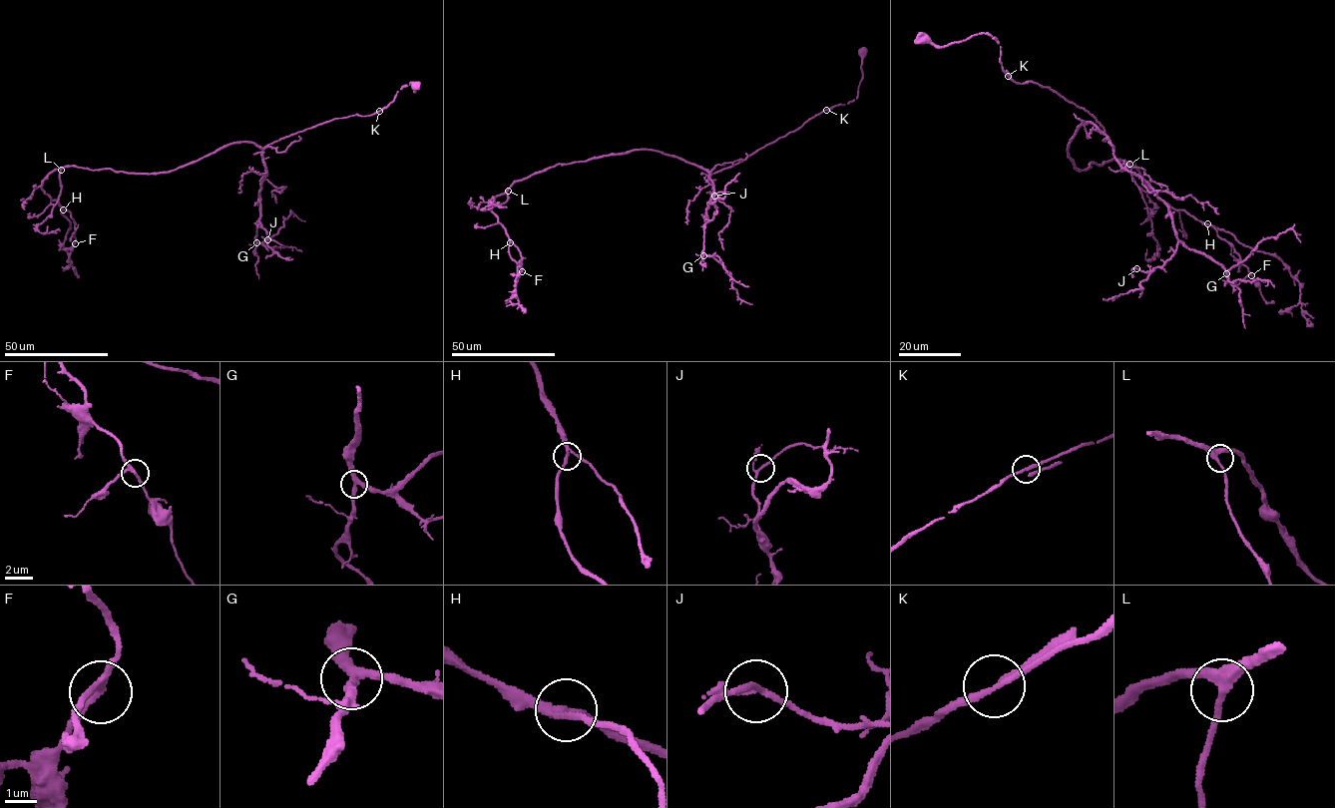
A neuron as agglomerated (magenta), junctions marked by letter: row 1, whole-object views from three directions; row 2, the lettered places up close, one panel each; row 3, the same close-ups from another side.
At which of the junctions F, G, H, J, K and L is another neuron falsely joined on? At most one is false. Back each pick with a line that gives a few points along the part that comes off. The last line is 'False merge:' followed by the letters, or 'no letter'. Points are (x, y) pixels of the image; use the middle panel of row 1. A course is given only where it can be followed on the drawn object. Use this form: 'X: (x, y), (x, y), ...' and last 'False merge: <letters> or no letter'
False merge: no letter

